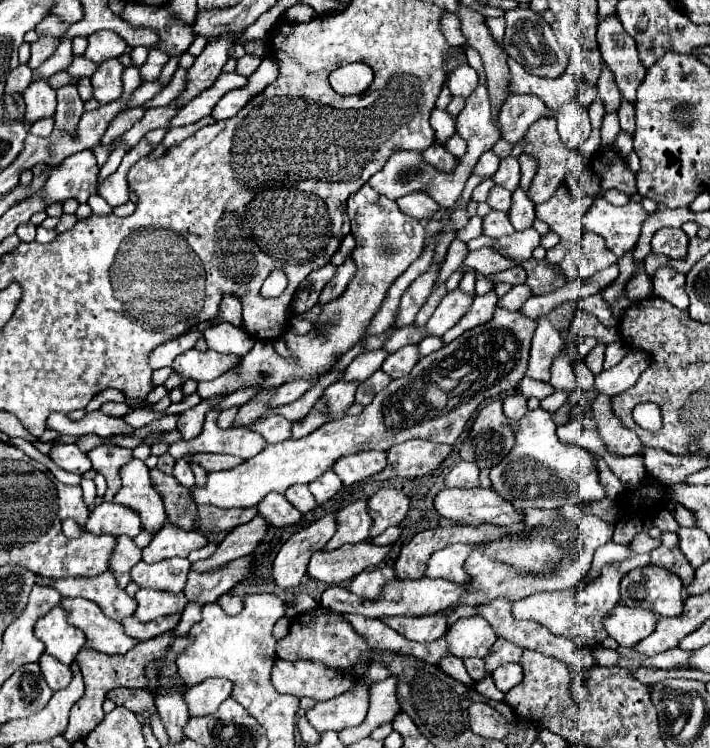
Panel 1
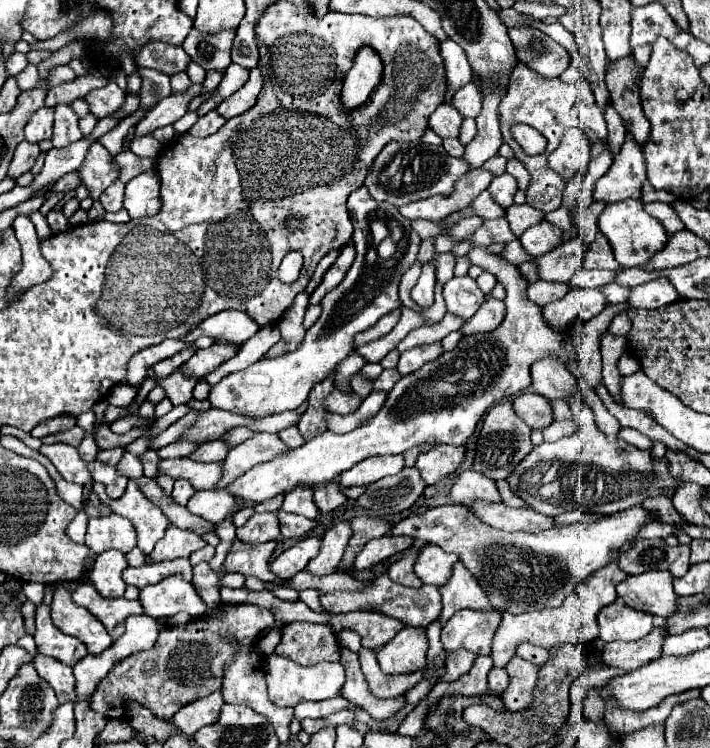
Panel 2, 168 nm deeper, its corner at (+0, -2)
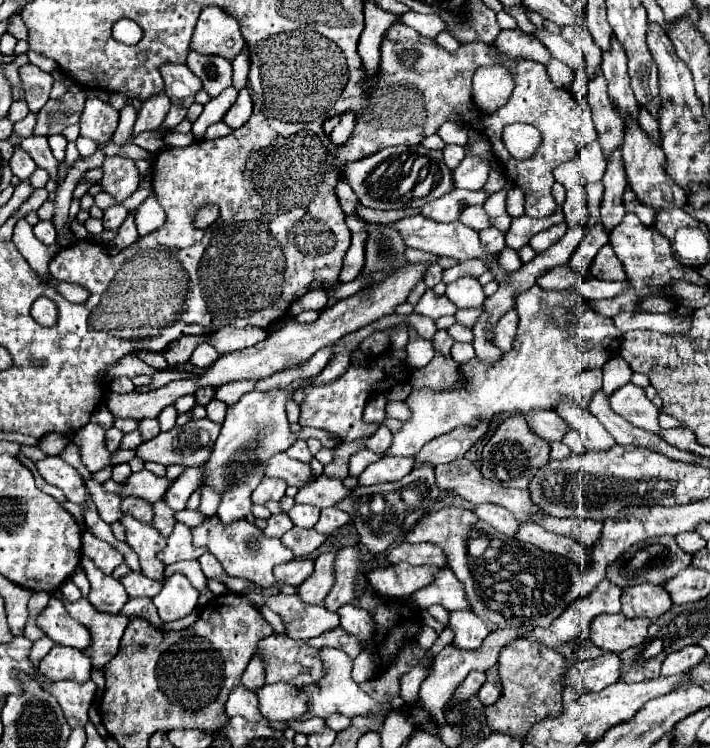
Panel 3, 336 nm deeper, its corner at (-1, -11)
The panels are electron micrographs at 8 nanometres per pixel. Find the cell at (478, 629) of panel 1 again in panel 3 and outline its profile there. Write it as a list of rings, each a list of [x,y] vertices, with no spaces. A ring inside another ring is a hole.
[[[452,612],[450,614],[450,628],[454,632],[452,646],[460,650],[478,650],[484,642],[484,638],[490,634],[486,624],[474,616],[474,612]]]

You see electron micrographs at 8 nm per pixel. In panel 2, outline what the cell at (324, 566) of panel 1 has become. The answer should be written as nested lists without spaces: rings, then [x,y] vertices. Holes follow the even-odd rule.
[[[381,537],[381,539],[373,539],[357,555],[353,569],[355,571],[369,569],[371,565],[375,565],[375,563],[379,563],[379,561],[383,561],[383,559],[395,555],[395,553],[401,553],[401,551],[413,547],[413,545],[415,545],[415,539],[411,539],[411,537]]]

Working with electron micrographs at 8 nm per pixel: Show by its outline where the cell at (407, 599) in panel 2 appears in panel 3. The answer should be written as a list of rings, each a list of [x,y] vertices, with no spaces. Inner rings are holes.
[[[242,592],[242,596],[246,596],[256,608],[270,606],[270,610],[280,614],[286,622],[286,634],[296,640],[308,640],[340,626],[340,616],[336,612],[330,612],[324,606],[302,604],[298,594],[264,596],[262,592]]]

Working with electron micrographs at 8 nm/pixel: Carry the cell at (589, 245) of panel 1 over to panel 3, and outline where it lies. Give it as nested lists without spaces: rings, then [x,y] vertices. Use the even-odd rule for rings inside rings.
[[[610,244],[602,246],[600,252],[596,254],[594,262],[592,262],[592,268],[590,268],[590,274],[594,278],[600,278],[600,280],[610,280],[610,282],[616,282],[616,280],[624,280],[626,274],[624,274],[624,268],[620,264],[620,260],[616,258],[614,250]]]

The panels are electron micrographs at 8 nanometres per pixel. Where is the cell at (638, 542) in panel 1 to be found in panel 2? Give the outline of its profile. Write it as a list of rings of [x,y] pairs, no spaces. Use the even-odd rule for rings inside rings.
[[[457,561],[453,565],[453,575],[445,587],[439,587],[442,599],[441,623],[445,625],[447,619],[461,611],[461,609],[477,609],[477,611],[491,611],[493,607],[487,601],[487,595],[479,587],[477,579]]]

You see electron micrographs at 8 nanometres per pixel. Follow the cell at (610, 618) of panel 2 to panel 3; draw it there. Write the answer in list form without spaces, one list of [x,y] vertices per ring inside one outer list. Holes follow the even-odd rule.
[[[602,614],[592,622],[592,642],[606,652],[624,652],[646,640],[650,620],[622,614]]]

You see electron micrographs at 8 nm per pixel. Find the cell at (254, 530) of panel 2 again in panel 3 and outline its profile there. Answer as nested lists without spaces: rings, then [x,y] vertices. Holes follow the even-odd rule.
[[[282,512],[282,514],[270,516],[268,524],[266,524],[266,528],[262,532],[264,532],[264,536],[270,536],[270,538],[282,538],[292,526],[294,526],[292,520]]]

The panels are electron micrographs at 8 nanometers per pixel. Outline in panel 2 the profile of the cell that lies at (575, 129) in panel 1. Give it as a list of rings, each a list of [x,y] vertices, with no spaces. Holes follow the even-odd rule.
[[[569,129],[561,139],[561,145],[549,155],[547,163],[569,183],[577,173],[587,171],[589,147],[591,143],[581,129]]]

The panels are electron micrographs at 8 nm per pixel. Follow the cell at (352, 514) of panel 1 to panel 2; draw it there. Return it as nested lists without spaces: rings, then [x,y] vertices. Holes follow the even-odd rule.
[[[347,521],[333,525],[321,539],[321,551],[315,559],[311,559],[305,567],[307,573],[323,577],[323,575],[331,575],[337,571],[343,551],[349,543],[351,537],[351,525]]]

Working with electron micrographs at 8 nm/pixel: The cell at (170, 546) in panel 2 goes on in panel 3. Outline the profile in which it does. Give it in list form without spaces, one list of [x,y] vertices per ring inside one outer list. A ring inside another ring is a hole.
[[[178,522],[174,526],[174,532],[168,536],[166,548],[158,554],[158,558],[164,564],[174,564],[178,560],[198,560],[204,552],[206,552],[206,548],[196,548],[192,544],[192,532],[190,532],[190,528]]]

